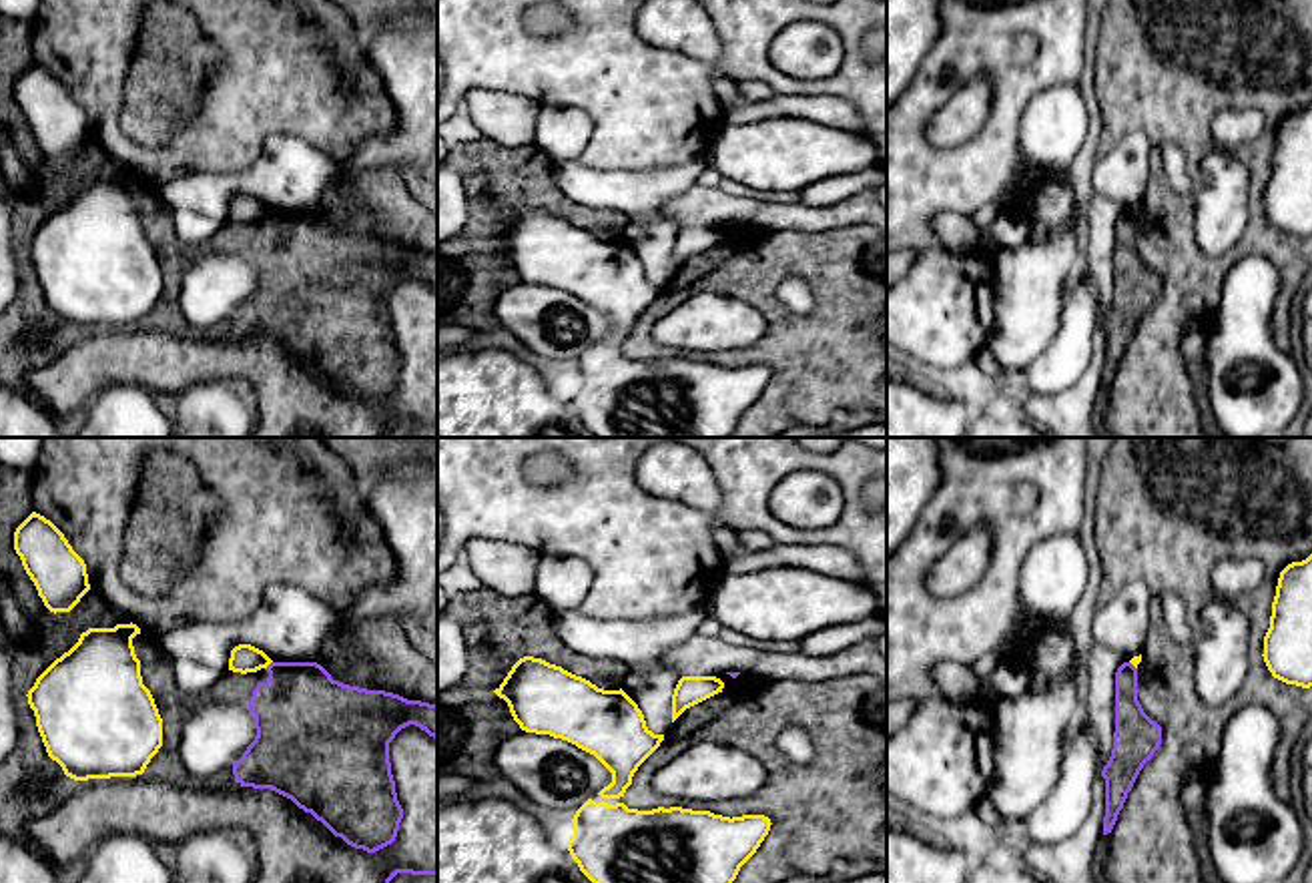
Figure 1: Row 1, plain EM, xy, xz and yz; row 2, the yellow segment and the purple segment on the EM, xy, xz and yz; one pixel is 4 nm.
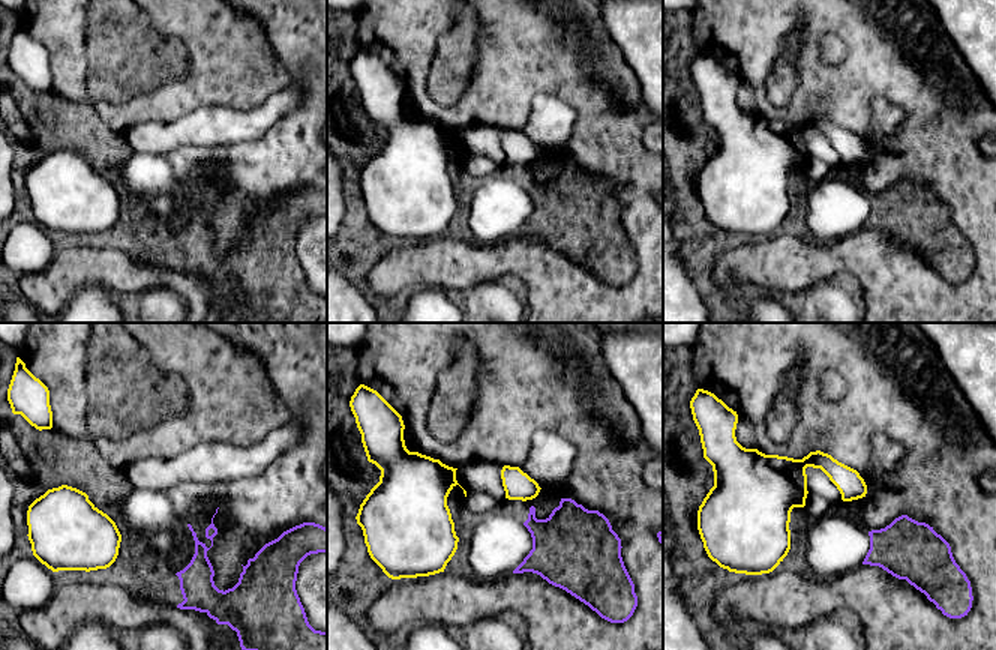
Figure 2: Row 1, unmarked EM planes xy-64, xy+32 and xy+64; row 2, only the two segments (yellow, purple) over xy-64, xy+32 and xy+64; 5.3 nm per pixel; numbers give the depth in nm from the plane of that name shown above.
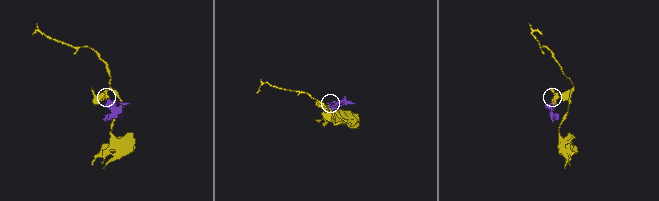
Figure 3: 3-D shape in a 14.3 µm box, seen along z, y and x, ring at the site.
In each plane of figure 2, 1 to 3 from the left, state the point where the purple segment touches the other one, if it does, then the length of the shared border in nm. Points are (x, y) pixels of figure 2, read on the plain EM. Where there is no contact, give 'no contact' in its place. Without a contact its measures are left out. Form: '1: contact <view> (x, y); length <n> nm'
1: no contact
2: no contact
3: no contact

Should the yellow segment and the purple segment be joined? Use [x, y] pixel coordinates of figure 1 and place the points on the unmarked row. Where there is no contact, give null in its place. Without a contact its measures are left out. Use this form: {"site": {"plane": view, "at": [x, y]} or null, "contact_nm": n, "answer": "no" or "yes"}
{"site": {"plane": "xy", "at": [269, 213]}, "contact_nm": 50, "answer": "no"}

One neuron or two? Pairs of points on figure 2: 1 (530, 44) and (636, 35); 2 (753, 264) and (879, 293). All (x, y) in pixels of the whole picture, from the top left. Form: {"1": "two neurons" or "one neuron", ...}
{"1": "two neurons", "2": "one neuron"}

